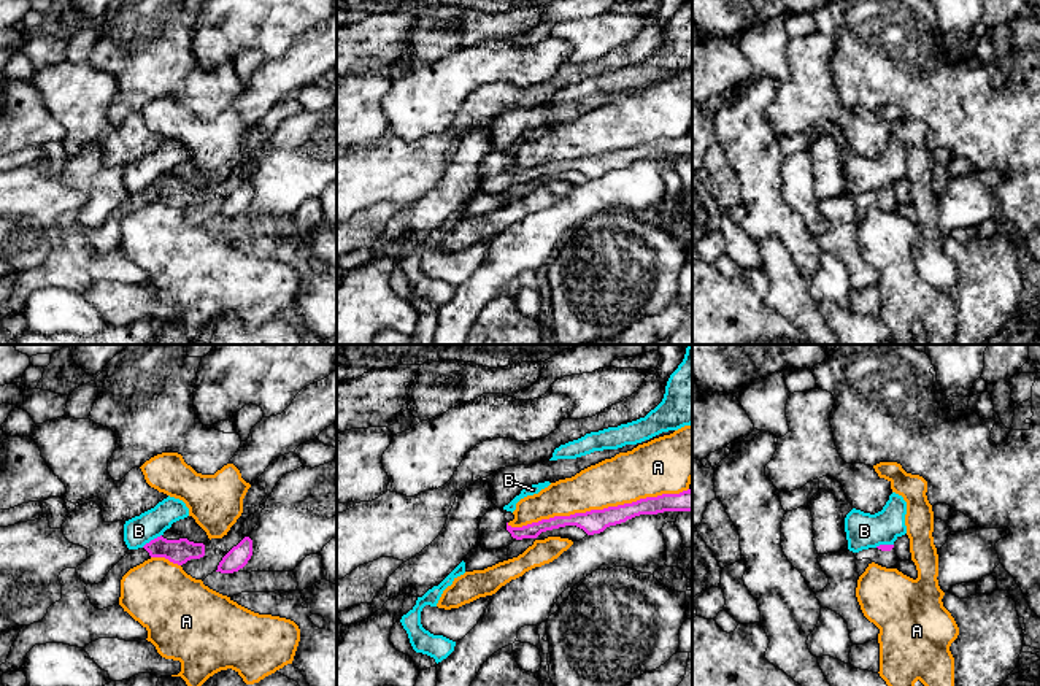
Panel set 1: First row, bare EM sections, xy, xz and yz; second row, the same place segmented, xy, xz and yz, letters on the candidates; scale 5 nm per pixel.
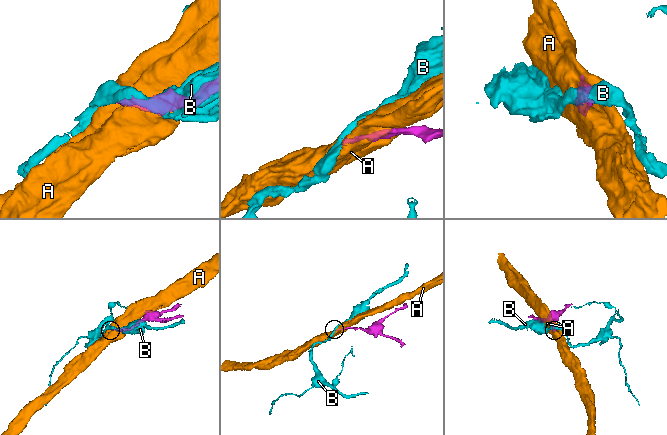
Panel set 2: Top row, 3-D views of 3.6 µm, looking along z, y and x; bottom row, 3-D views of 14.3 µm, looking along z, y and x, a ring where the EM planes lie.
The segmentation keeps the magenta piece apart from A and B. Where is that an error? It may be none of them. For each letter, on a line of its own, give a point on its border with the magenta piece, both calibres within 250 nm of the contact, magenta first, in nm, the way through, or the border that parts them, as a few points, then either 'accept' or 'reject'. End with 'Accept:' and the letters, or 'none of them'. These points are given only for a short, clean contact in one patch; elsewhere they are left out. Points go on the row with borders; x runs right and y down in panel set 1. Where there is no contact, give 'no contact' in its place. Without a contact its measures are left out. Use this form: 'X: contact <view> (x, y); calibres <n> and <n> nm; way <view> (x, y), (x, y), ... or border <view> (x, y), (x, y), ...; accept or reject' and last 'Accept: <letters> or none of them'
A: contact xz (597, 510); calibres 120 and 260 nm; reject
B: contact xy (151, 540); calibres 130 and 150 nm; reject
Accept: none of them

